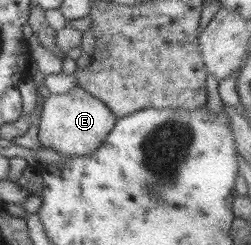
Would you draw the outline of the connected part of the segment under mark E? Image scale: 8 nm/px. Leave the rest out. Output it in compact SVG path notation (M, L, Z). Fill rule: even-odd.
M79 87L65 94L52 94L44 100L39 116L38 141L42 148L51 148L62 157L86 155L104 141L112 131L117 118L104 102L99 102Z

